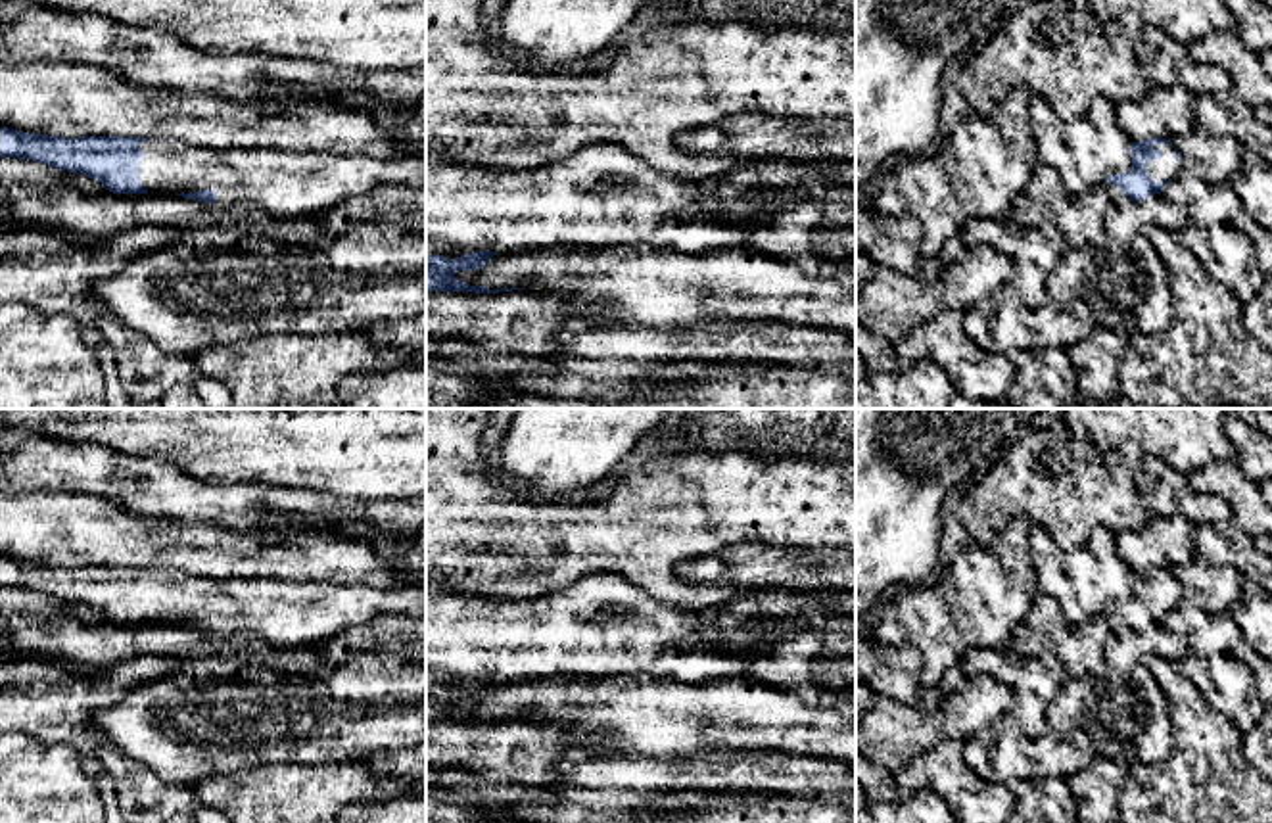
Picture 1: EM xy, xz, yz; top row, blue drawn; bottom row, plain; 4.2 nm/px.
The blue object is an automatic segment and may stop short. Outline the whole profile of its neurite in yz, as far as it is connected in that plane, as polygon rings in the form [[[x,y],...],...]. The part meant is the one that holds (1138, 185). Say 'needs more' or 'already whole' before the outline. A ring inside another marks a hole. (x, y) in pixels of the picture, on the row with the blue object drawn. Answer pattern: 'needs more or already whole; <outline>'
needs more; [[[1166,138],[1132,142],[1132,167],[1122,175],[1109,175],[1105,184],[1119,186],[1132,201],[1142,203],[1161,194],[1182,173],[1182,155]]]

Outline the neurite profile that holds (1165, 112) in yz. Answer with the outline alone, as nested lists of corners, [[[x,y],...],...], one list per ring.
[[[1182,84],[1153,86],[1140,100],[1115,106],[1115,119],[1132,142],[1166,138],[1197,129],[1193,94]]]

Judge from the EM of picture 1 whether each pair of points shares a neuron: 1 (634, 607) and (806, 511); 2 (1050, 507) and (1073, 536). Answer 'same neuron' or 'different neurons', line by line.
1: different neurons
2: same neuron

